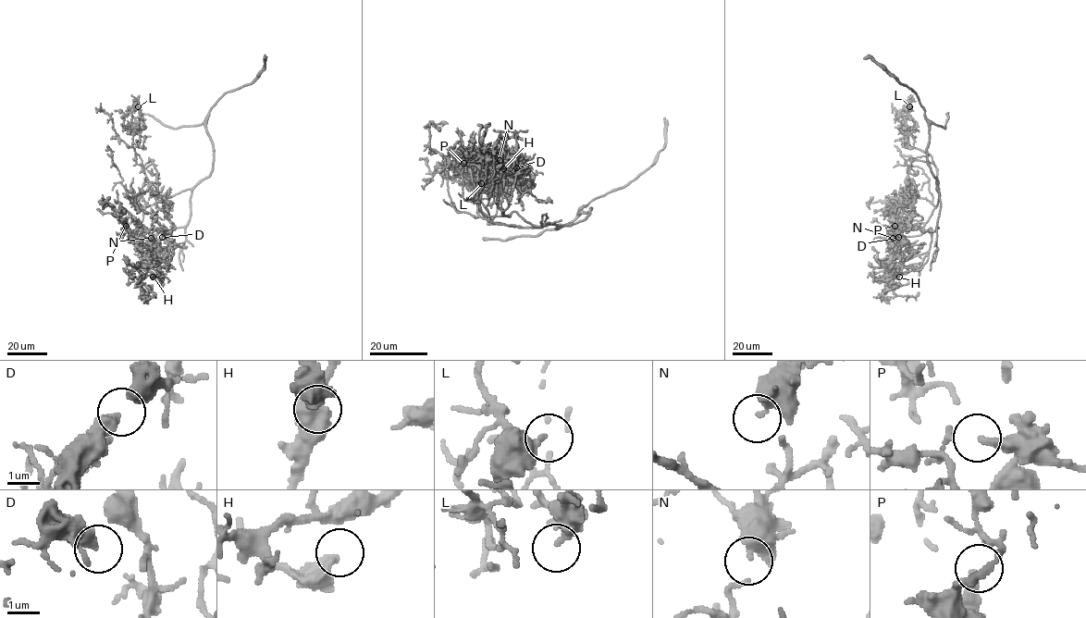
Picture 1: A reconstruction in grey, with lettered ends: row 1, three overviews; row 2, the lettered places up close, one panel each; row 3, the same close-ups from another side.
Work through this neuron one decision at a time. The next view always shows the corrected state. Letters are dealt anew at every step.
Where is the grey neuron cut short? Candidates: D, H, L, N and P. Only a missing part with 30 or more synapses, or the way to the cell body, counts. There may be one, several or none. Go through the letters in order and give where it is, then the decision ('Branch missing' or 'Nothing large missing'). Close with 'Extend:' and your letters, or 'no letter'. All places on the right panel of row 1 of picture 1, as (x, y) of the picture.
D: Place: (898, 237). Nothing large missing
H: Place: (899, 277). Nothing large missing
L: Place: (909, 106). Nothing large missing
N: Place: (893, 238). Nothing large missing
P: Place: (894, 226). Nothing large missing
Extend: no letter

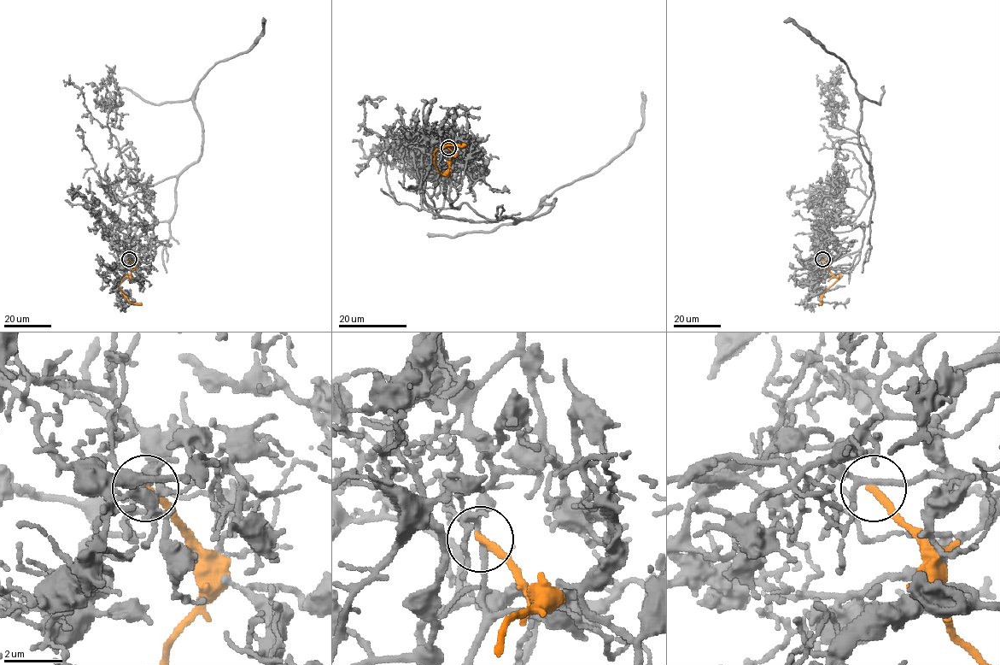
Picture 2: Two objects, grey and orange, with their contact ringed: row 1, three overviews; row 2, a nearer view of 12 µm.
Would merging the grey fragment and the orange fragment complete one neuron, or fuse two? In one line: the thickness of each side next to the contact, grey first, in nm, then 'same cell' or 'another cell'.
calibres 170 and 280 nm; another cell

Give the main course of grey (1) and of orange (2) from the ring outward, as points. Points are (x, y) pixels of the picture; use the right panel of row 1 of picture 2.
1: (822, 259), (856, 252), (860, 226), (872, 221), (874, 188), (859, 144), (859, 95), (838, 56), (783, 21)
2: (822, 259), (834, 276), (840, 276), (823, 292), (820, 304)

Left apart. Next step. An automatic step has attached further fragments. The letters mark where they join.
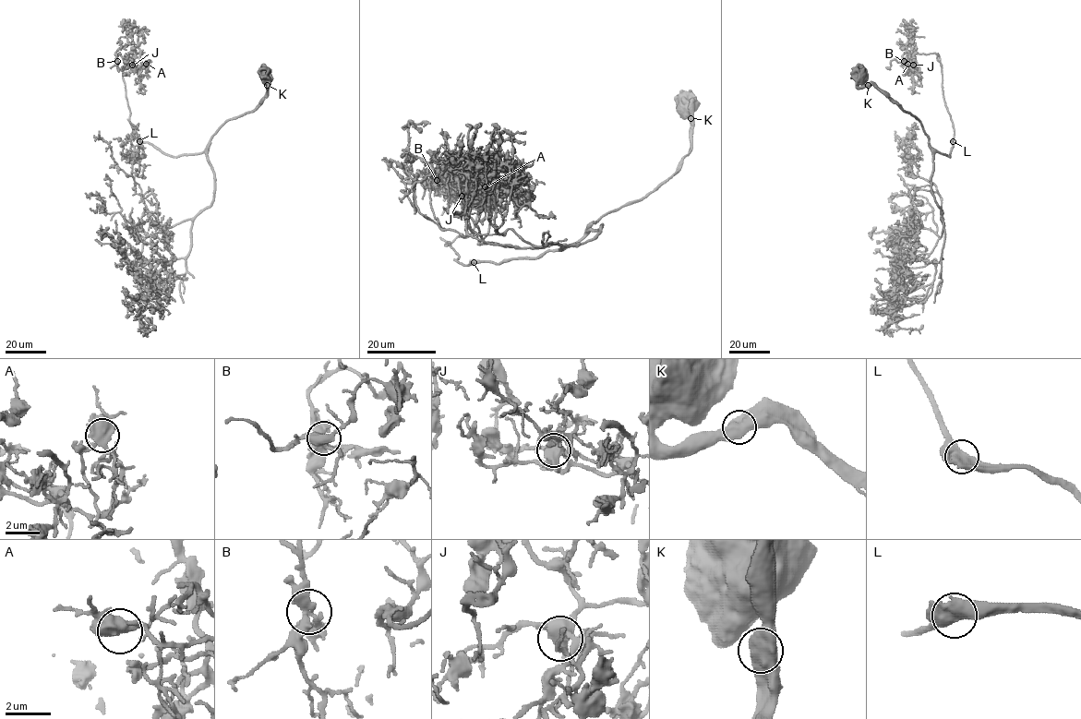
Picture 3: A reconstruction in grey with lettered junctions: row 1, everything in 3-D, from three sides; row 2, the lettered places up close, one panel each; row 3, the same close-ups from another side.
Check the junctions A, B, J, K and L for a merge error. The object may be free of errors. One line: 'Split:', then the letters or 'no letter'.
Split: no letter

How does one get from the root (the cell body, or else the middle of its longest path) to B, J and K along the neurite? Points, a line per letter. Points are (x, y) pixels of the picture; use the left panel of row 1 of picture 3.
B: (265, 74), (255, 109), (202, 152), (170, 156), (129, 119), (123, 67), (142, 53), (127, 74), (117, 61)
J: (265, 74), (255, 109), (226, 121), (202, 152), (170, 156), (130, 123), (123, 67), (142, 53), (132, 65)
K: (265, 74), (267, 85)

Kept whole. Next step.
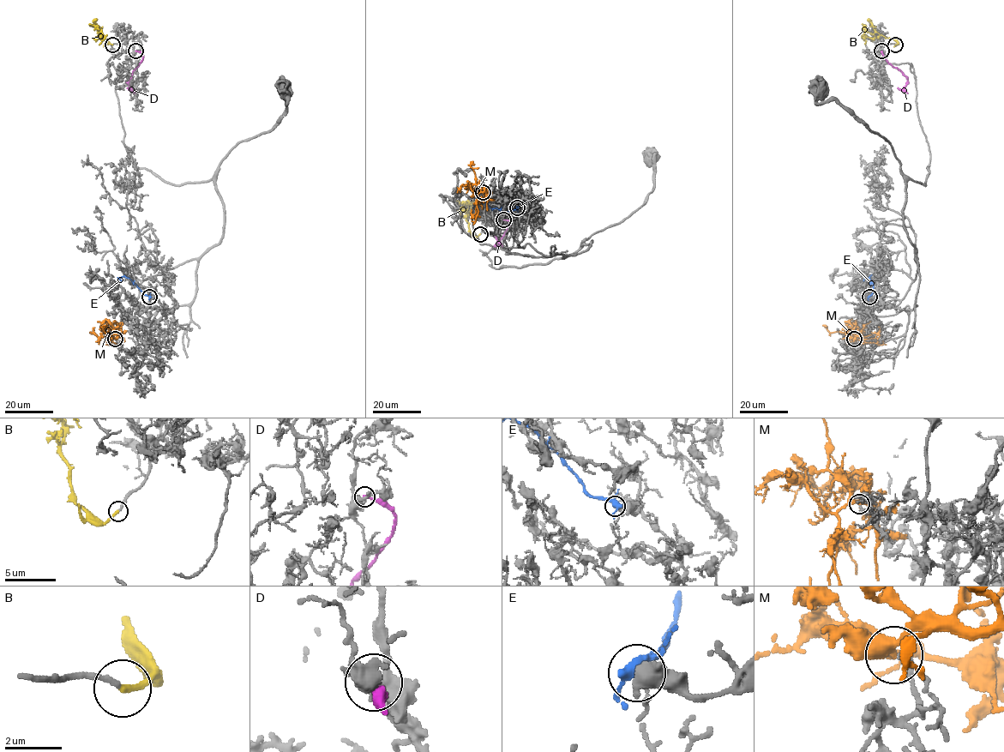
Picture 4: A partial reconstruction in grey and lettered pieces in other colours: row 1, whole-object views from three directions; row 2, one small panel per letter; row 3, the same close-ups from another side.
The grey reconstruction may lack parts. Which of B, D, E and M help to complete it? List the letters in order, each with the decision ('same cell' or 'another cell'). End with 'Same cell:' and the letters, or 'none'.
B: same cell
D: another cell
E: another cell
M: same cell
Same cell: B, M

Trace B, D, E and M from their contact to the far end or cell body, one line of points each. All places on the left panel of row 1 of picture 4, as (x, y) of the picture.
B: (112, 45), (107, 44), (99, 35), (101, 32), (105, 39), (99, 45)
D: (136, 51), (141, 52), (143, 58), (128, 84), (132, 89), (127, 87)
E: (149, 297), (130, 279), (123, 276), (118, 278), (122, 280)
M: (116, 339), (110, 339), (109, 345), (104, 341)

